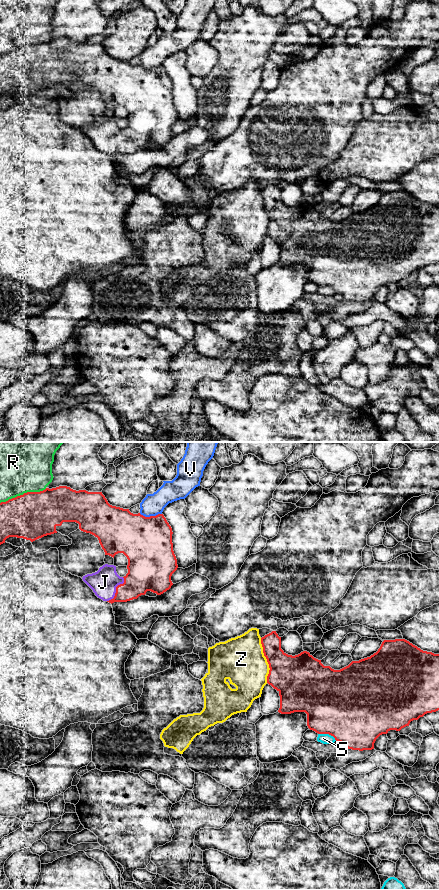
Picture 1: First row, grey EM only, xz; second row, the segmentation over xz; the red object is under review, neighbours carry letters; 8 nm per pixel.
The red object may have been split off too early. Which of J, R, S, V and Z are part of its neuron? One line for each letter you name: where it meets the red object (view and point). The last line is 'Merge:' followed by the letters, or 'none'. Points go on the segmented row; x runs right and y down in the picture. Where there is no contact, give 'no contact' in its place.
J: xz (116, 589)
Merge: J

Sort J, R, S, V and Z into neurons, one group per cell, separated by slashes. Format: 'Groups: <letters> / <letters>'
Groups: J / R / S / V / Z

